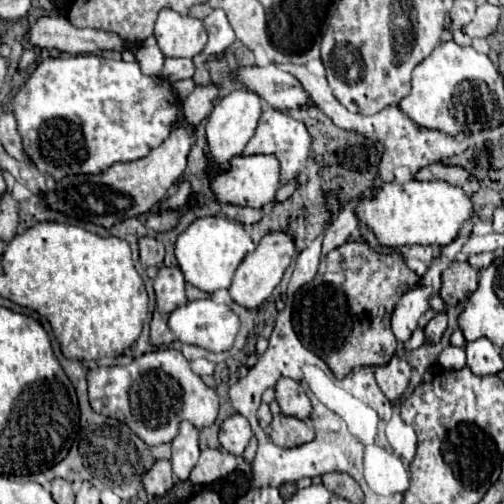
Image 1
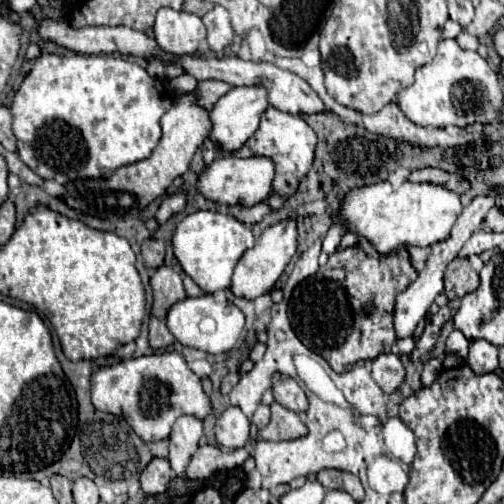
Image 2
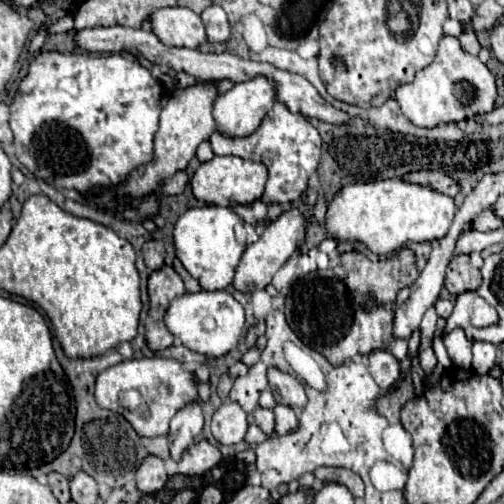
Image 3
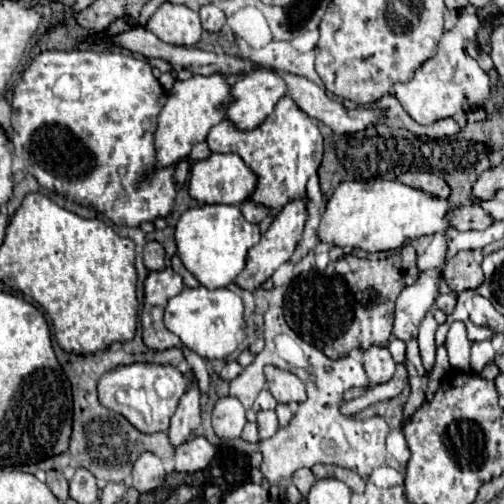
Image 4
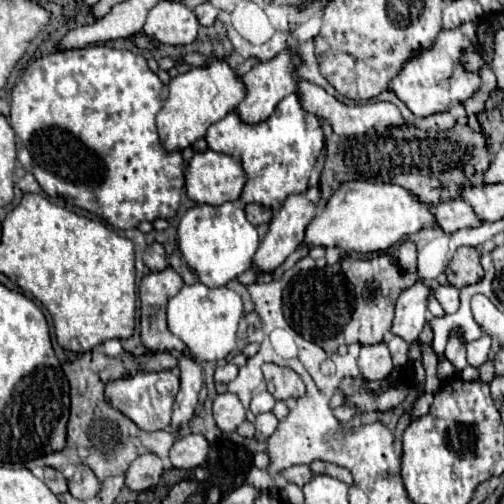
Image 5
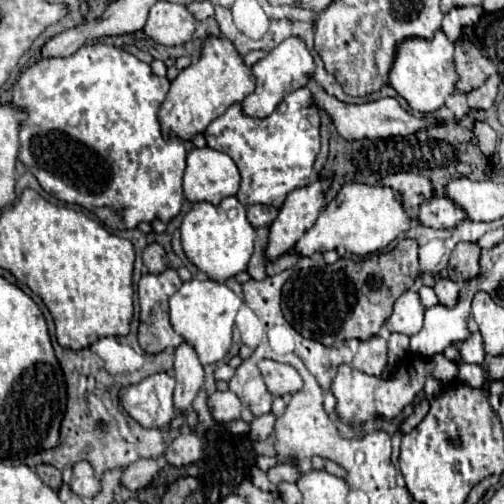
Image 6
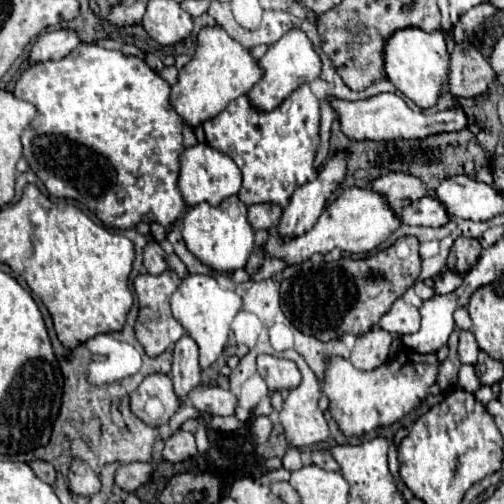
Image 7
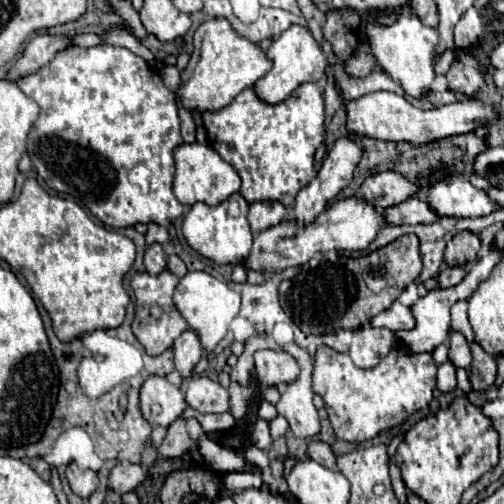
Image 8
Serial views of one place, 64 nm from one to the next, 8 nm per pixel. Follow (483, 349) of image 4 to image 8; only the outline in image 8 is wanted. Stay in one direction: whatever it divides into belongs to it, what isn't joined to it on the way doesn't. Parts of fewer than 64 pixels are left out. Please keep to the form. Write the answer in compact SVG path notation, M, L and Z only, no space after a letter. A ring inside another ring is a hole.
M454 330L448 332L448 360L456 368L468 368L472 362L468 340L460 332L454 332Z

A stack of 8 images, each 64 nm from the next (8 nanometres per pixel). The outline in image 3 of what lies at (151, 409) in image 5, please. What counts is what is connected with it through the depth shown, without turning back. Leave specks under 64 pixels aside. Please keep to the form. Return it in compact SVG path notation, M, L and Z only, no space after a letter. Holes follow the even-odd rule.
M172 358L126 360L106 368L96 378L96 402L106 410L122 414L140 436L164 436L172 416L188 402L198 398L198 380L192 372L182 370Z

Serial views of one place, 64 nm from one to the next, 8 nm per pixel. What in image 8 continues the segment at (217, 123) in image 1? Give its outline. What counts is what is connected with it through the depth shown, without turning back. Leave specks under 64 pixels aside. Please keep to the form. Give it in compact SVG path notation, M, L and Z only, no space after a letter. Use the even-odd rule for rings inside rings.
M294 24L292 28L282 32L272 42L272 46L268 48L266 54L272 60L272 70L254 84L254 90L268 104L278 104L278 102L286 100L300 84L318 82L326 74L326 66L328 66L326 54L322 52L320 44L312 38L312 34L310 34L310 30L306 26Z

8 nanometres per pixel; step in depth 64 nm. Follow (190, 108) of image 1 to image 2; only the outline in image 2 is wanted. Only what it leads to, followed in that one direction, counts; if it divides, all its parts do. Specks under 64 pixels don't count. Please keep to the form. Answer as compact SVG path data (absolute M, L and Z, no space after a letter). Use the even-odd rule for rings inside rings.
M204 80L198 84L196 88L196 96L198 96L198 104L206 110L210 110L214 106L214 102L224 96L232 86L228 82L220 82L220 80Z

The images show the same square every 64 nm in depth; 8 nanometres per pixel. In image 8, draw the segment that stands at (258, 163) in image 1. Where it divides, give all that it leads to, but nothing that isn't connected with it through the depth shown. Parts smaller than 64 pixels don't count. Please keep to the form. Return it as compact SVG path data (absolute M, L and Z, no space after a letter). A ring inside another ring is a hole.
M194 142L194 144L176 146L174 164L176 164L176 172L174 172L174 180L172 180L172 190L174 190L174 196L186 206L192 206L196 202L216 206L240 190L238 172L228 162L224 162L218 156L218 152L208 144Z

